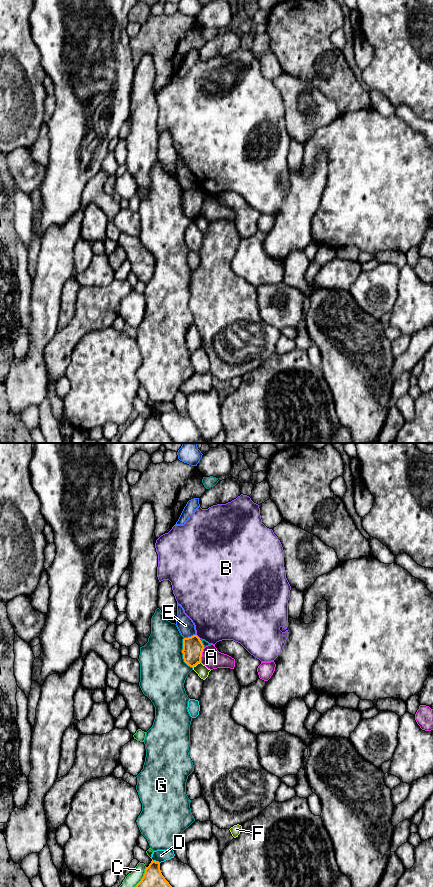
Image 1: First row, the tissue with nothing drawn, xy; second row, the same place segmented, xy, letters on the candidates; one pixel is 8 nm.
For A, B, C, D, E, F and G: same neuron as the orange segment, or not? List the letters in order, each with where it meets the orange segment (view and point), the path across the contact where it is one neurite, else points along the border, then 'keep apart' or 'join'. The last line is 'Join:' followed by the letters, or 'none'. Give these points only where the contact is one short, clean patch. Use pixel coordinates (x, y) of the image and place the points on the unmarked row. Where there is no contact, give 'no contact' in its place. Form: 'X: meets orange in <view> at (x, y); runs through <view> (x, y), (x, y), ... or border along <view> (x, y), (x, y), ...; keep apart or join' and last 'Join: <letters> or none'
A: meets orange in xy at (201, 206); keep apart
B: meets orange in xy at (197, 188); keep apart
C: meets orange in xy at (141, 431); keep apart
D: meets orange in xy at (155, 413); keep apart
E: meets orange in xy at (189, 189); border along xy (195, 186), (184, 190); keep apart
F: meets orange in xy at (196, 216); keep apart
G: meets orange in xy at (183, 206); keep apart
Join: none

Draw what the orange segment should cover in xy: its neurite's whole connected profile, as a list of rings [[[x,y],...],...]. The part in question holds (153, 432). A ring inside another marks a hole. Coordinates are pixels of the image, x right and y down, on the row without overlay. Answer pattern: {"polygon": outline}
{"polygon": [[[151,413],[141,433],[131,443],[175,443],[162,427],[160,415]]]}

